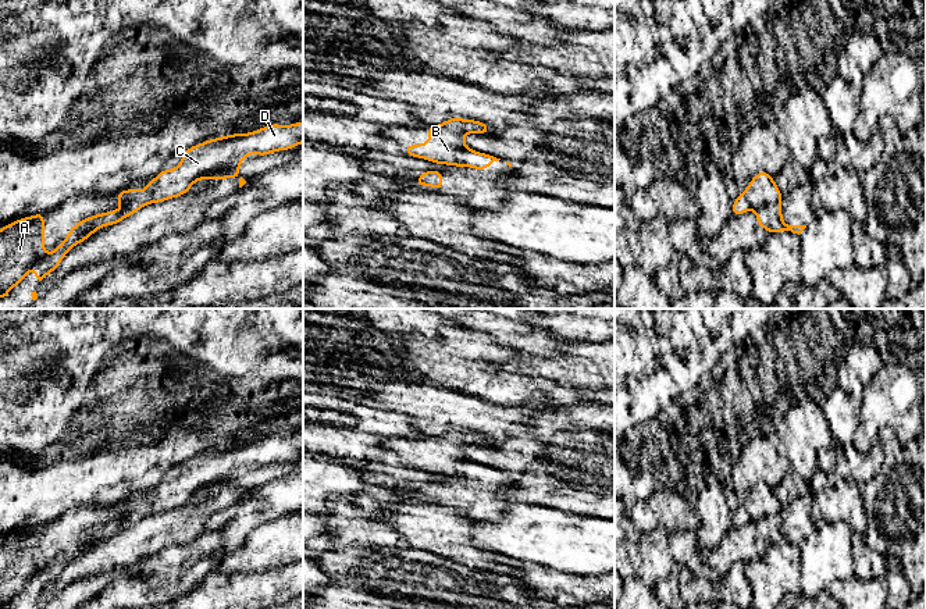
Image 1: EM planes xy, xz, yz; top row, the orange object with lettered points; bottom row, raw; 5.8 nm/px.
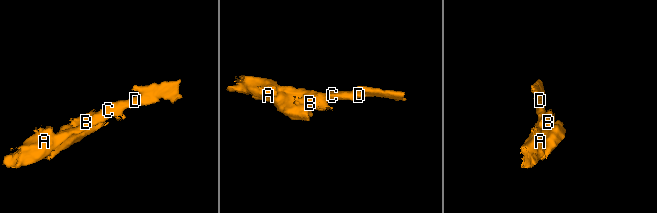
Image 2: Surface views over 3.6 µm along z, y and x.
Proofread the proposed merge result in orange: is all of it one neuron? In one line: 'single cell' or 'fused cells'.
single cell

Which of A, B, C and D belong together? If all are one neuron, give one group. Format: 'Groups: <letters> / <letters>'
Groups: A B C D

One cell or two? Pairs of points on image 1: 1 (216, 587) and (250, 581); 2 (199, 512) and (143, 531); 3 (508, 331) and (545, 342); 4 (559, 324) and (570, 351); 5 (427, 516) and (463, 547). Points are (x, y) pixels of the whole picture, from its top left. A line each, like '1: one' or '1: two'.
1: one
2: one
3: one
4: two
5: one

